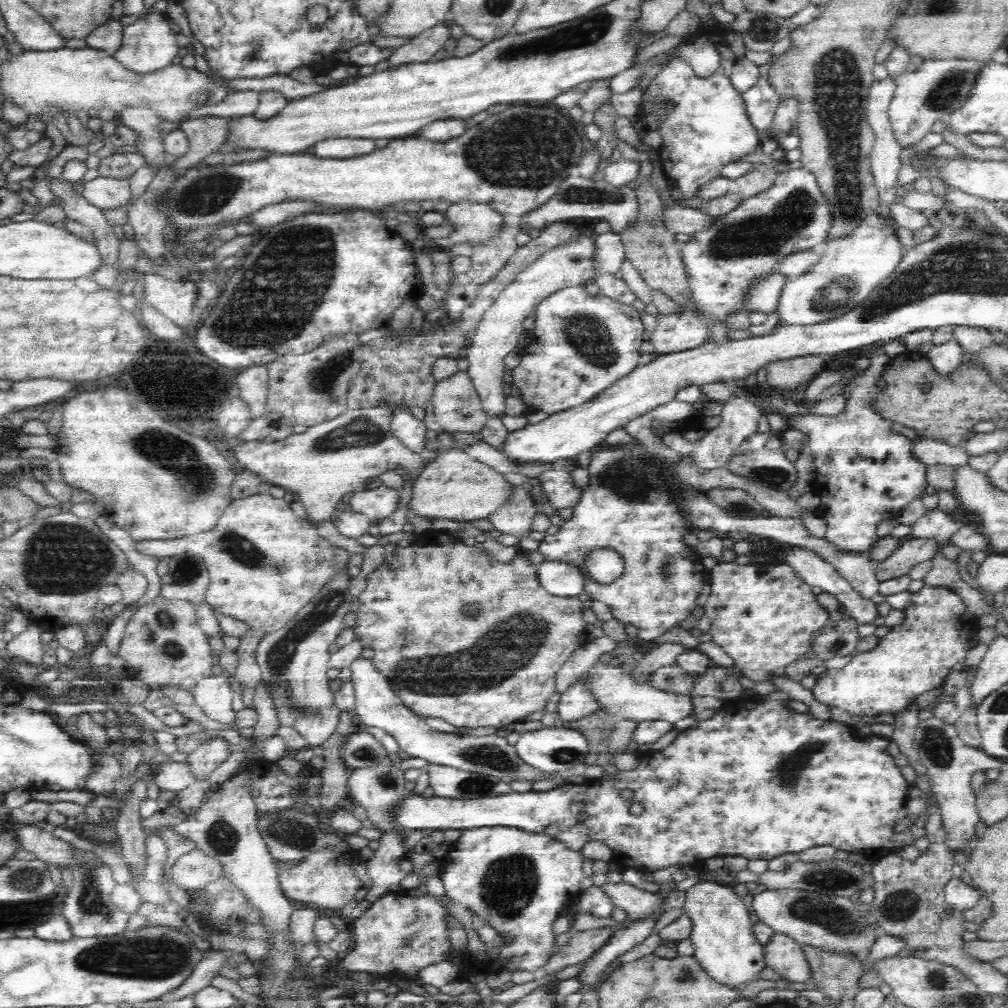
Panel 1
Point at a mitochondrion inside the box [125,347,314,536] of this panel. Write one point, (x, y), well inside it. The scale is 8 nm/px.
(170, 452)

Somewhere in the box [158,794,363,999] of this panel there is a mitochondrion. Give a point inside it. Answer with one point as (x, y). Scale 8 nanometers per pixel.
(297, 834)

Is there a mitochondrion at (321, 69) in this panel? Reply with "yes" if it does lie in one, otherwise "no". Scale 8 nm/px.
no

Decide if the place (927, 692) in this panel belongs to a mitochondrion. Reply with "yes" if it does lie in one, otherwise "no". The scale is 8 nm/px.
no

